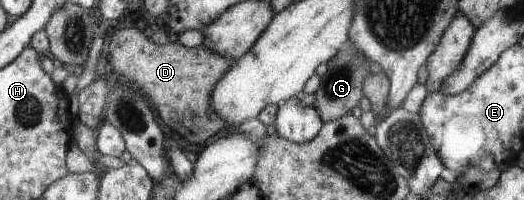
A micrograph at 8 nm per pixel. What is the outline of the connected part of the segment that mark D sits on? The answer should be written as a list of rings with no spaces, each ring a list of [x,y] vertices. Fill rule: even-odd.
[[[124,28],[116,32],[110,40],[110,49],[109,68],[141,86],[160,120],[164,120],[168,128],[178,132],[188,142],[202,144],[226,126],[228,120],[222,118],[212,106],[212,93],[230,66],[235,64],[234,59],[216,54],[203,46],[184,47],[178,41],[158,46],[136,28]]]

